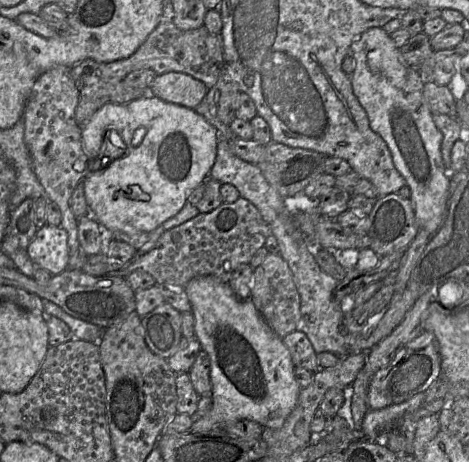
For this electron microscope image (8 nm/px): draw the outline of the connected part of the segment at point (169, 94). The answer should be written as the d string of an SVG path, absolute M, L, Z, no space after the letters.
M179 72L155 76L149 88L150 95L190 109L202 103L207 92L208 89L201 81Z

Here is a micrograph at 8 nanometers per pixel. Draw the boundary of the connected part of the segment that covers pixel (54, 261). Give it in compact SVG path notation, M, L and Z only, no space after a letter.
M45 225L38 229L27 253L36 267L48 271L52 276L68 269L70 251L68 234L61 226Z

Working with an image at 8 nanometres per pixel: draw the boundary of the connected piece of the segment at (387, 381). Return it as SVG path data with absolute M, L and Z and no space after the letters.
M424 331L414 340L400 347L392 360L379 369L368 386L370 410L402 403L418 393L425 392L441 376L439 344L432 332Z

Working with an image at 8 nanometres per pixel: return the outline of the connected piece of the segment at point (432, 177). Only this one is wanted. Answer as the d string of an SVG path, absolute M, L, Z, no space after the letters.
M370 28L362 33L350 45L350 52L355 59L355 68L350 76L353 93L365 110L370 128L387 144L393 163L404 177L410 188L410 201L414 209L419 229L428 231L433 236L442 226L447 213L450 193L450 171L445 167L441 153L442 133L432 120L432 113L423 98L423 81L417 68L407 66L388 33L383 28Z

